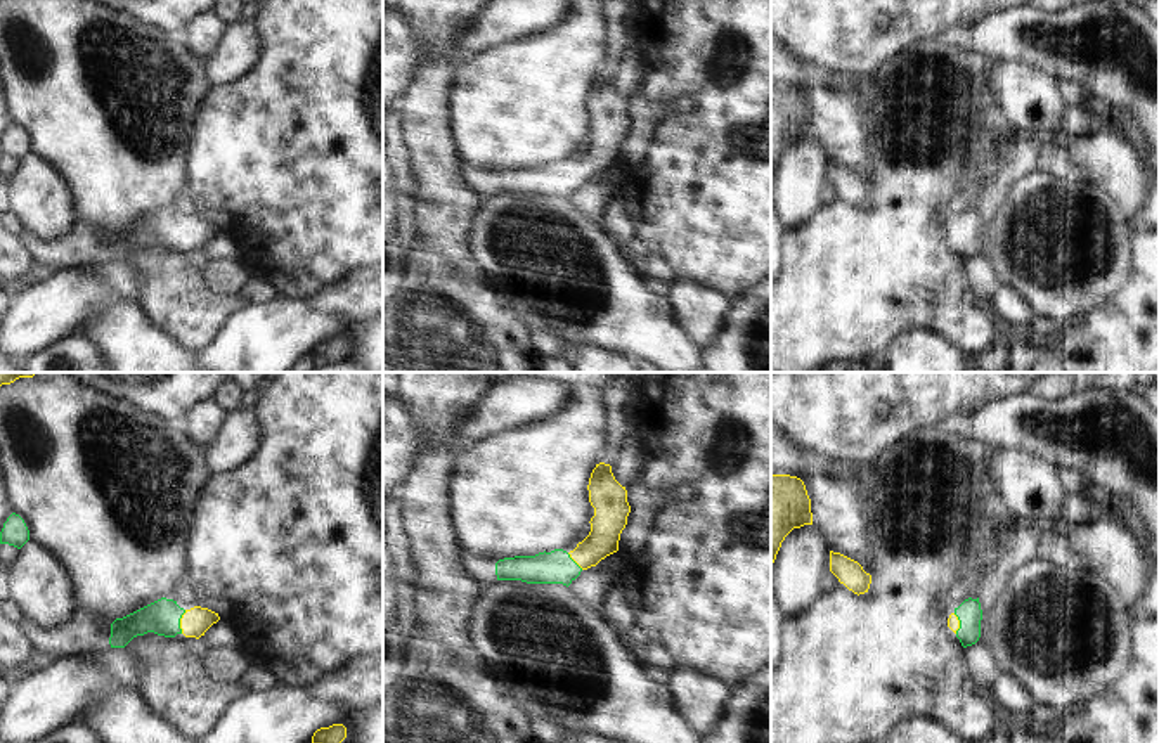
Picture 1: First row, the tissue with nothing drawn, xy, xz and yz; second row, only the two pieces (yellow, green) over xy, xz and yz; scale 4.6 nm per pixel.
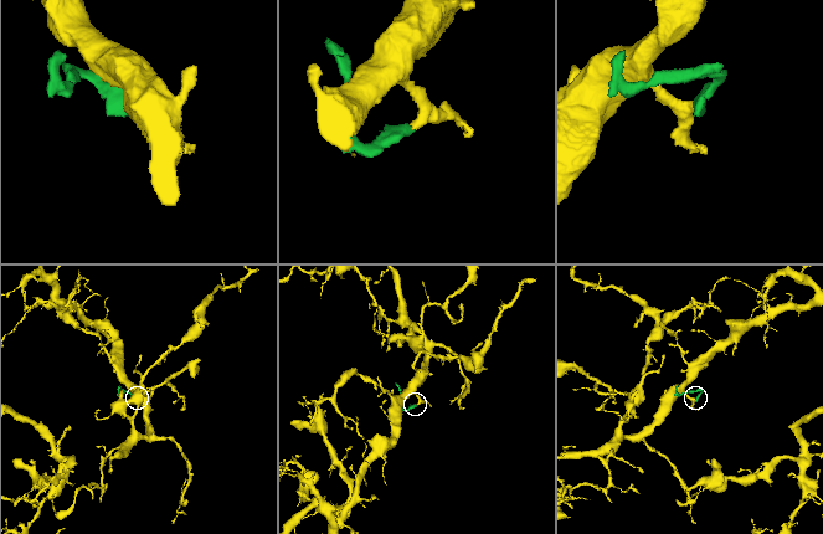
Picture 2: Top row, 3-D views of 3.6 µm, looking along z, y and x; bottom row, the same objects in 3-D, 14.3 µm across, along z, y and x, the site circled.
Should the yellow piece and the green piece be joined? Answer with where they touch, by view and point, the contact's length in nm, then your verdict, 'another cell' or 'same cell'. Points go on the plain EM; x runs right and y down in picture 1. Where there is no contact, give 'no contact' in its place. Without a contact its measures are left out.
xy (181, 234) | 110 nm | same cell

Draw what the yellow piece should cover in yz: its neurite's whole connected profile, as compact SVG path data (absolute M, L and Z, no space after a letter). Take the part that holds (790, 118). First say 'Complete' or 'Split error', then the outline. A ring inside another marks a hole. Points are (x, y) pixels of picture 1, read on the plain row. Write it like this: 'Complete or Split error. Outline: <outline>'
Complete. Outline: M771 87L771 178L785 149L804 137L813 137L804 94L790 87Z

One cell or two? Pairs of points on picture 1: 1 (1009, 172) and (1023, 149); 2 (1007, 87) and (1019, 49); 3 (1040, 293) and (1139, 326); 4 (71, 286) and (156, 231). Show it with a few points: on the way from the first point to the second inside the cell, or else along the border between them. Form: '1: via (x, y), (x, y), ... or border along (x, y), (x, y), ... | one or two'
1: via (1014, 167), (1021, 155) | one
2: border along (998, 59), (1024, 63), (1054, 77) | two
3: border along (1125, 284), (1080, 321), (1066, 326) | two
4: border along (73, 267), (61, 271) | two

